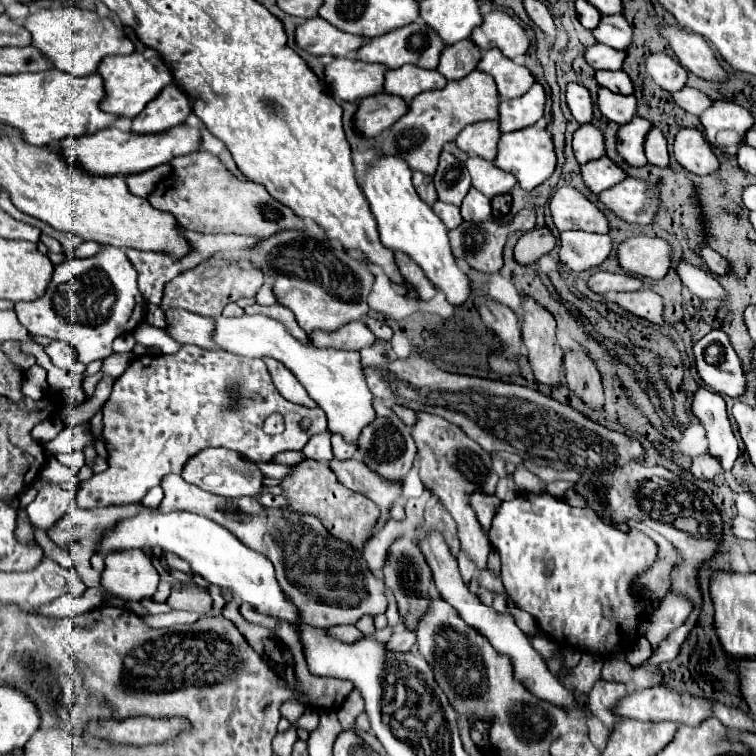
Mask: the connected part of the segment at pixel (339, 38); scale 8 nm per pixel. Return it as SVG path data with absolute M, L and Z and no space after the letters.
M318 16L306 20L296 28L298 48L316 56L332 54L338 58L354 58L364 40L364 36L342 32Z

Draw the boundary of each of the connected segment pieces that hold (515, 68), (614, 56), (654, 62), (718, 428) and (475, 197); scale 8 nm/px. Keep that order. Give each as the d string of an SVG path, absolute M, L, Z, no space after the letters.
M498 48L486 50L482 54L482 60L478 62L478 70L494 76L498 84L498 94L502 100L518 98L530 90L534 84L534 76L526 66L514 64L510 58L506 58Z
M594 44L586 48L586 60L596 70L620 70L626 60L626 52L614 50L606 44Z
M652 54L646 60L646 70L654 78L654 82L668 92L682 90L688 80L688 72L684 70L684 66L668 54Z
M700 388L694 394L692 412L700 418L700 422L706 428L708 434L708 452L712 456L718 456L722 462L722 468L730 470L734 466L734 460L738 458L738 442L732 432L732 424L726 412L726 402L718 392L712 392L708 388Z
M472 188L466 198L462 200L462 218L472 220L472 222L482 222L490 218L490 198L486 198L480 190Z

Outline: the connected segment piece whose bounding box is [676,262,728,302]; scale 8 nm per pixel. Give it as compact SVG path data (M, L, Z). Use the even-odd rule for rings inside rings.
M680 262L676 272L680 274L684 286L690 288L692 294L696 294L702 300L718 300L718 302L726 302L728 300L728 292L718 284L718 280L708 272L708 270L700 270L694 268L686 262Z

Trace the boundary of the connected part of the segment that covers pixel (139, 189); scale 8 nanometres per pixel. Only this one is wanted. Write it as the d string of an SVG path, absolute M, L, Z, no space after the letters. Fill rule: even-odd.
M160 164L160 166L154 166L154 168L138 172L138 174L128 174L126 176L126 186L130 186L132 194L148 198L150 192L156 188L156 182L170 174L170 168L172 168L170 164Z

